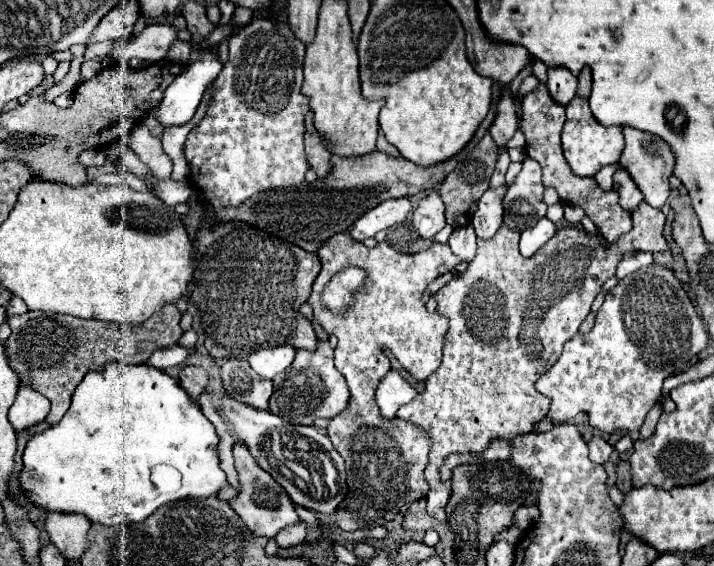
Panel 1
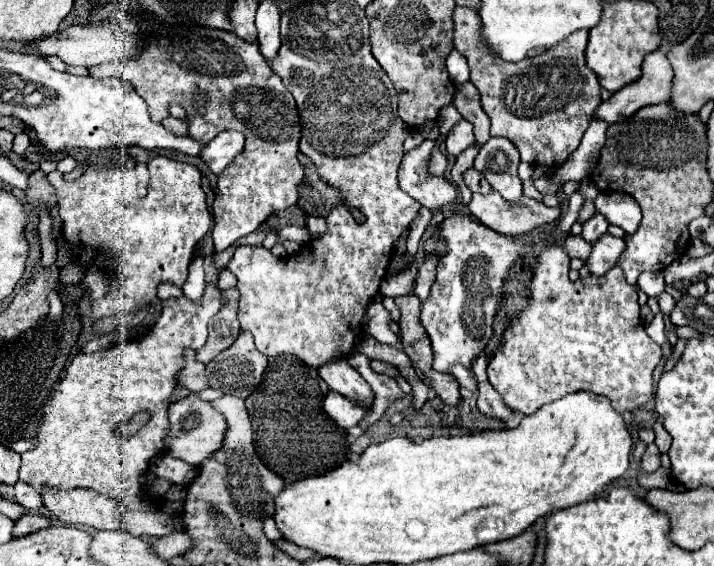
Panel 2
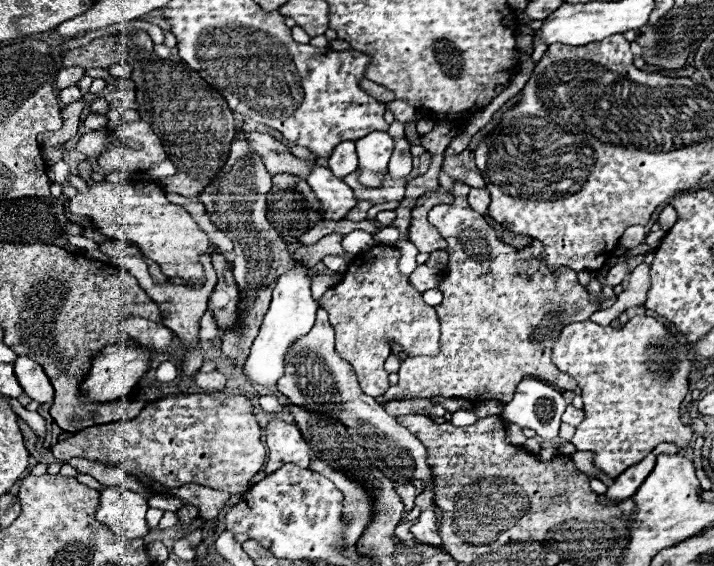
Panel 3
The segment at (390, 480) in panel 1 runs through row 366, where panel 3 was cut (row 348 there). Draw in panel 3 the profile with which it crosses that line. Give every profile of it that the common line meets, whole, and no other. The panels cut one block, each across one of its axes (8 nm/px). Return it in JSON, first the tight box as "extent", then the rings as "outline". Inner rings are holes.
{"extent":[320,246,440,398],"outline":[[[374,246],[372,250],[358,254],[348,266],[346,276],[334,288],[330,288],[320,300],[336,330],[336,352],[340,358],[352,364],[360,388],[374,398],[384,395],[390,384],[384,360],[388,358],[388,340],[402,346],[408,356],[434,356],[438,354],[440,322],[432,306],[424,304],[422,294],[416,292],[408,276],[398,270],[400,252],[392,246]]]}

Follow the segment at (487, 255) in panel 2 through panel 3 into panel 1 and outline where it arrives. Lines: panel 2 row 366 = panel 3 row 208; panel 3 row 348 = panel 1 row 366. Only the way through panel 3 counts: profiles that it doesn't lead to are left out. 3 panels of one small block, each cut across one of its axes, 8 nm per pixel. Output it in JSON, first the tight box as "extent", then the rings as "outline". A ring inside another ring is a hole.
{"extent":[396,202,670,520],"outline":[[[640,202],[636,212],[632,212],[632,230],[612,244],[606,244],[600,236],[588,234],[576,226],[560,228],[556,236],[552,236],[552,240],[548,240],[548,244],[544,244],[544,248],[540,248],[540,252],[536,252],[532,258],[524,258],[518,252],[518,234],[506,226],[502,226],[494,238],[478,240],[478,252],[468,264],[466,272],[452,278],[448,286],[436,294],[440,314],[450,320],[442,366],[428,376],[424,390],[418,396],[396,412],[398,418],[424,428],[432,438],[430,462],[426,466],[426,482],[430,486],[430,494],[426,496],[426,512],[432,518],[440,520],[440,512],[448,502],[448,494],[444,494],[444,484],[440,482],[440,466],[444,464],[444,458],[454,452],[482,452],[494,438],[512,440],[520,434],[532,432],[534,424],[548,414],[550,404],[546,396],[536,392],[534,384],[556,364],[564,344],[578,332],[582,320],[588,316],[596,294],[610,278],[610,262],[614,274],[618,262],[628,252],[670,250],[662,236],[662,228],[662,210]]]}

